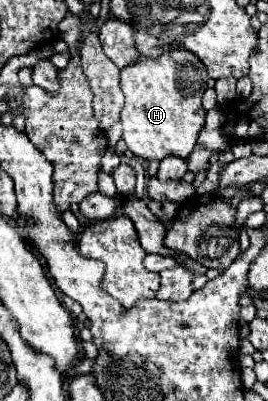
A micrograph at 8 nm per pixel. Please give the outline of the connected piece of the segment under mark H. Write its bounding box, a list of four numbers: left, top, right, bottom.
[119,55,209,159]

